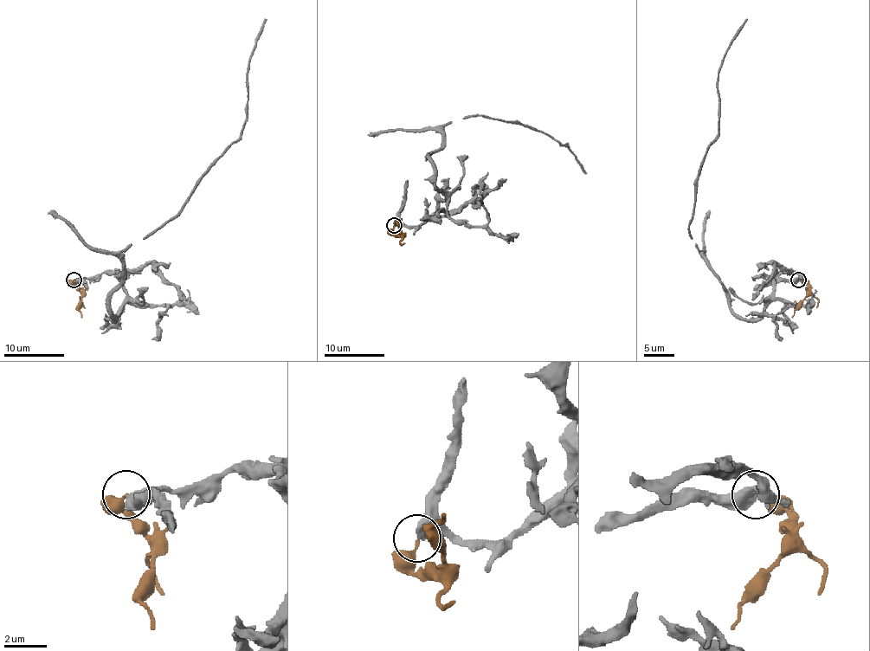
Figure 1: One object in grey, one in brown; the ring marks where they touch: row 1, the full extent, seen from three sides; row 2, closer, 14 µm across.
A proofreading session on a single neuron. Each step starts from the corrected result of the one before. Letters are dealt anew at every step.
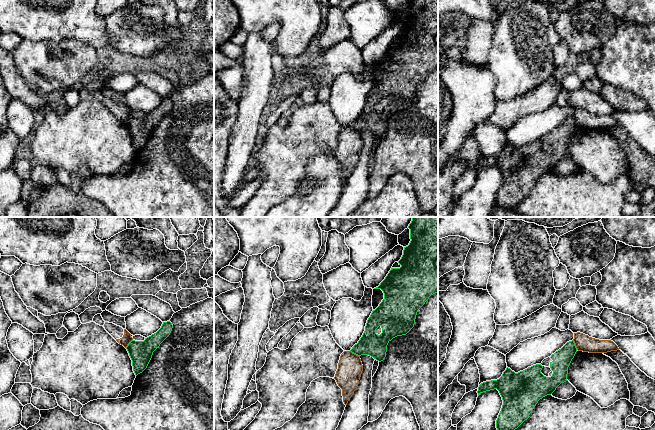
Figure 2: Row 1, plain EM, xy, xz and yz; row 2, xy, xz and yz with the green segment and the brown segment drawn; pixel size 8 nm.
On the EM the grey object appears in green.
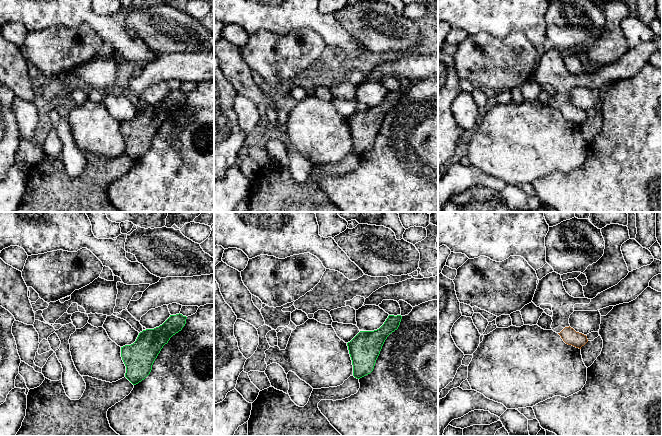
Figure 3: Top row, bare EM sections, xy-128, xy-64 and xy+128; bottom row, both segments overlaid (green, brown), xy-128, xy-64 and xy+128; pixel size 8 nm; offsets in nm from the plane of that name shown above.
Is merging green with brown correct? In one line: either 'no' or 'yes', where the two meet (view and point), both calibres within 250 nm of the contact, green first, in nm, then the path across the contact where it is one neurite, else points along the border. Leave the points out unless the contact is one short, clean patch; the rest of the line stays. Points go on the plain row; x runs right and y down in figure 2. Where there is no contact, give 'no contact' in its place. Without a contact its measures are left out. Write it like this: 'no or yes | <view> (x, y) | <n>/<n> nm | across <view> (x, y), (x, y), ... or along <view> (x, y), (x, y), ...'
no | xz (355, 129) | 190/200 nm | along xz (350, 126), (359, 132)

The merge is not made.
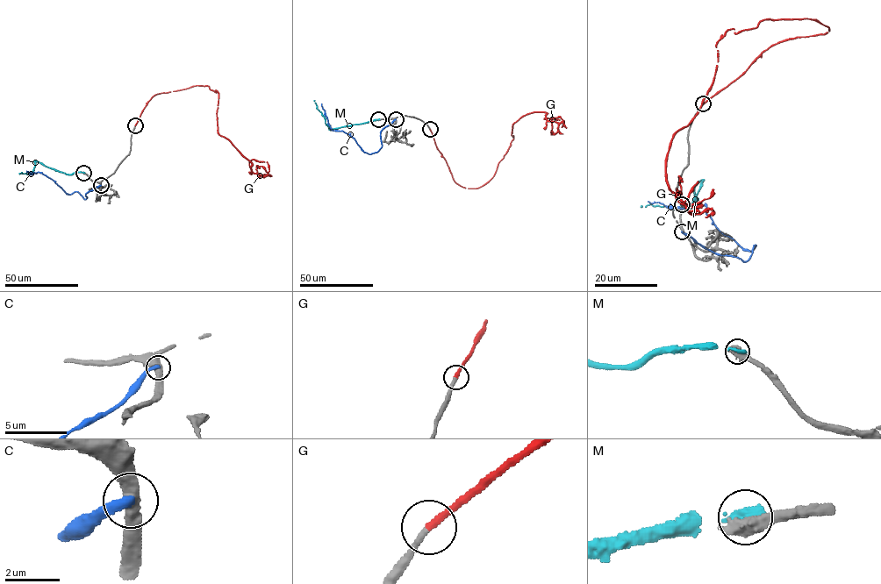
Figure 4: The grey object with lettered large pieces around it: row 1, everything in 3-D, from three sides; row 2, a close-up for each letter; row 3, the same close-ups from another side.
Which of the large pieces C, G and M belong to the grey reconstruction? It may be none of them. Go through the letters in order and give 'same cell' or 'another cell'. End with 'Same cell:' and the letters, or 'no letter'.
C: another cell
G: same cell
M: another cell
Same cell: G

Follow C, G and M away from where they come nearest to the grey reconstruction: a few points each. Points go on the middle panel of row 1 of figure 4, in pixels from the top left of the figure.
C: (396, 119), (381, 131), (380, 148), (369, 154), (349, 134), (331, 129), (321, 103)
G: (430, 130), (454, 180), (478, 188), (493, 176), (514, 123), (536, 112), (551, 117)
M: (378, 119), (330, 129), (313, 100)

